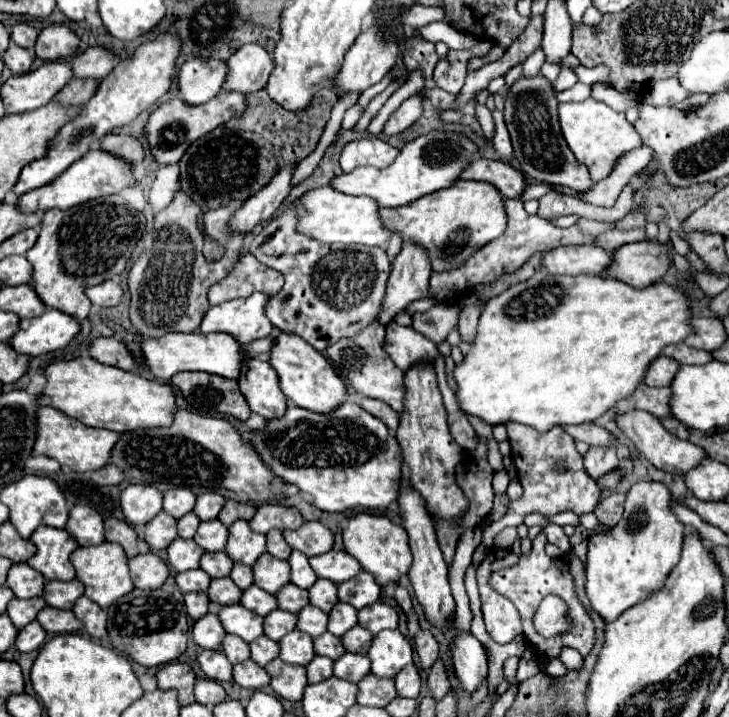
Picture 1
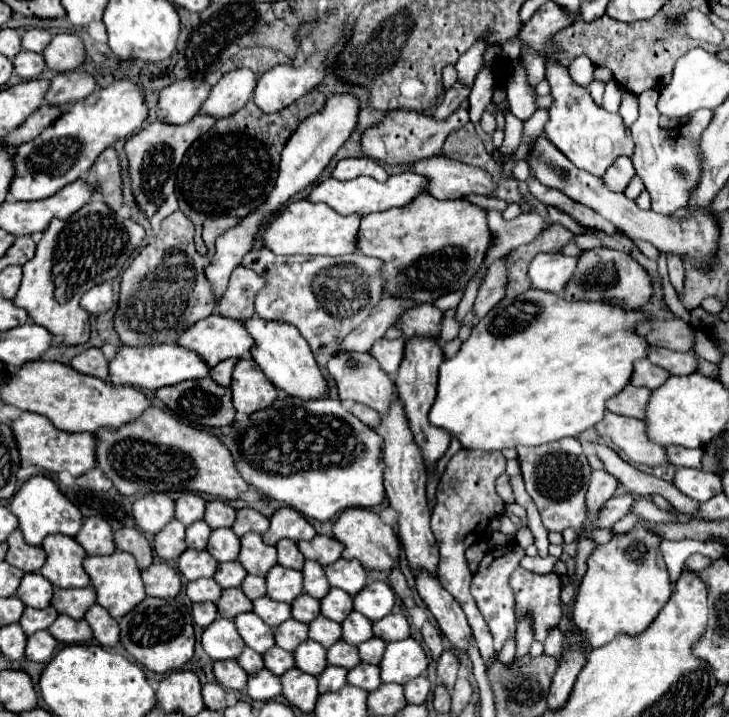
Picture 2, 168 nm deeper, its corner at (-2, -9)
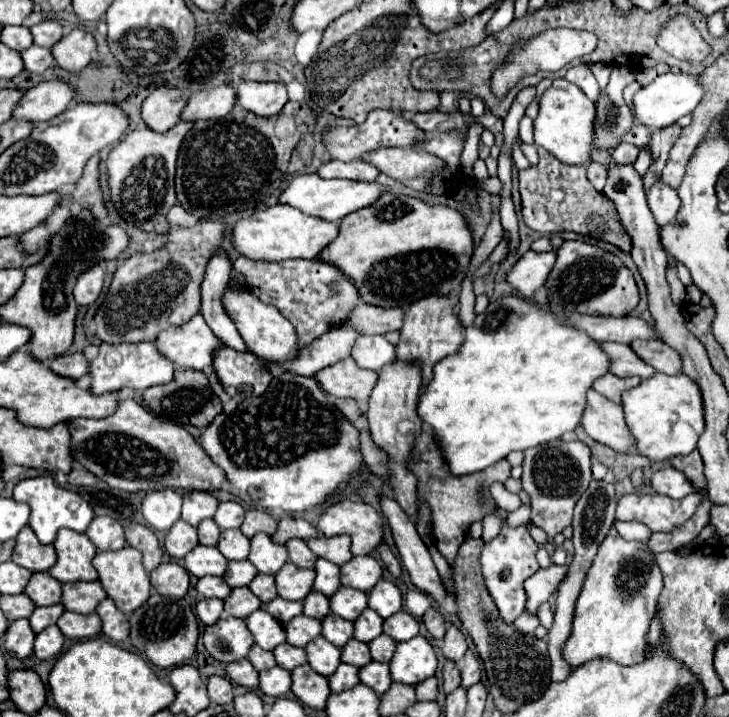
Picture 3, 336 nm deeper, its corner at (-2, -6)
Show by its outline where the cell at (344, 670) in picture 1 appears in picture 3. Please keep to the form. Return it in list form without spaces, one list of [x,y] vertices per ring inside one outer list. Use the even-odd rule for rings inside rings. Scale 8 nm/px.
[[[370,662],[370,664],[362,666],[358,676],[360,676],[360,682],[364,682],[372,690],[376,690],[376,694],[384,694],[392,684],[388,664],[382,664],[382,662]]]

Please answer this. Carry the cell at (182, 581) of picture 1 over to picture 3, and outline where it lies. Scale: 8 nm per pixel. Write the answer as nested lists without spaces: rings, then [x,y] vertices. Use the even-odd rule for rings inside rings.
[[[204,576],[196,584],[196,592],[200,596],[204,596],[204,598],[220,598],[220,600],[224,600],[224,598],[228,598],[230,590],[232,588],[220,576]]]

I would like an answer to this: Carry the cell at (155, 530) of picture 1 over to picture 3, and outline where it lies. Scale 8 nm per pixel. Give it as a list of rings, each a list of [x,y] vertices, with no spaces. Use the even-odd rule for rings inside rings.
[[[178,520],[164,538],[164,550],[172,558],[184,558],[198,544],[196,528],[184,520]]]

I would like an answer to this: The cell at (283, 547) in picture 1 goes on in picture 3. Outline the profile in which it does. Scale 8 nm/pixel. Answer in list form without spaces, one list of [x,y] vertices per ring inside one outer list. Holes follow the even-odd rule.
[[[288,540],[286,542],[286,548],[288,548],[288,556],[290,556],[290,562],[300,566],[300,568],[314,568],[314,562],[316,562],[316,554],[306,546],[304,540]]]

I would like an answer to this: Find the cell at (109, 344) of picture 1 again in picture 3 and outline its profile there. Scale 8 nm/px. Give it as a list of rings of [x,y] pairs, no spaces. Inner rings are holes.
[[[82,352],[78,354],[64,354],[64,356],[56,356],[50,364],[50,368],[60,374],[60,376],[68,376],[68,378],[82,378],[88,374],[88,360]]]

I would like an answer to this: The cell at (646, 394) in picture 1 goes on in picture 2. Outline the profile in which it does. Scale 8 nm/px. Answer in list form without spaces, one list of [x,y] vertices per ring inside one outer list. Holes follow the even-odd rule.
[[[626,385],[616,397],[606,401],[606,409],[610,409],[612,413],[618,413],[618,415],[642,419],[644,417],[644,403],[648,401],[648,397],[650,397],[648,389]]]

